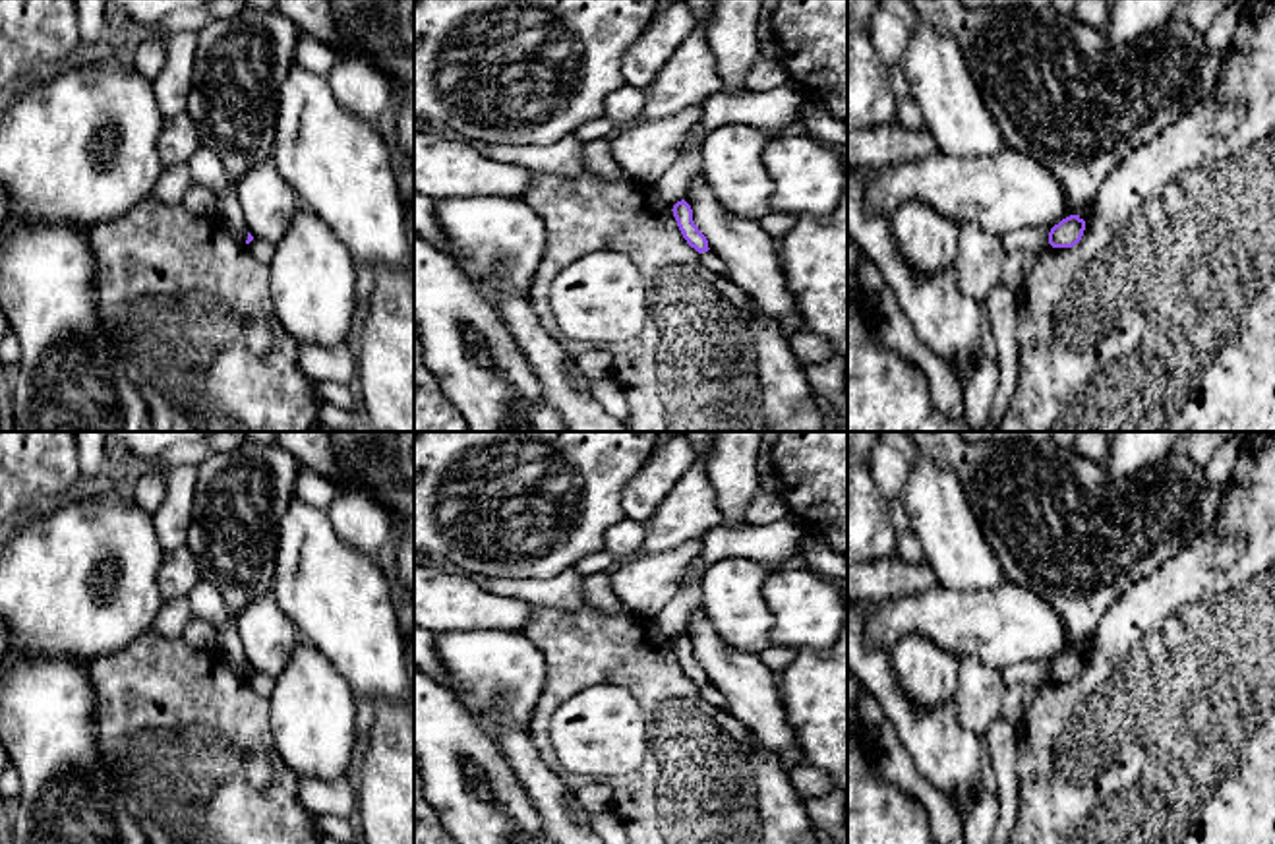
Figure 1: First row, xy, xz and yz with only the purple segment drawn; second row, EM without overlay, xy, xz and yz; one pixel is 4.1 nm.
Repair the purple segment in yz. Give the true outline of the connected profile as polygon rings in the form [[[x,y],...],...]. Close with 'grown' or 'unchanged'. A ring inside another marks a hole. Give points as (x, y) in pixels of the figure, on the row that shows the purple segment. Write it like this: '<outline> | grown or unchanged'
[[[1070,215],[1051,228],[1049,244],[1053,248],[1072,248],[1082,240],[1083,230],[1085,221],[1080,215]]] | unchanged

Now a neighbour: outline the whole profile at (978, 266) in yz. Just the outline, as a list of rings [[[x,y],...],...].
[[[964,223],[958,256],[952,265],[960,288],[977,304],[983,304],[1002,279],[1004,257],[1006,252],[1002,250],[1000,234],[991,234],[977,223]]]

